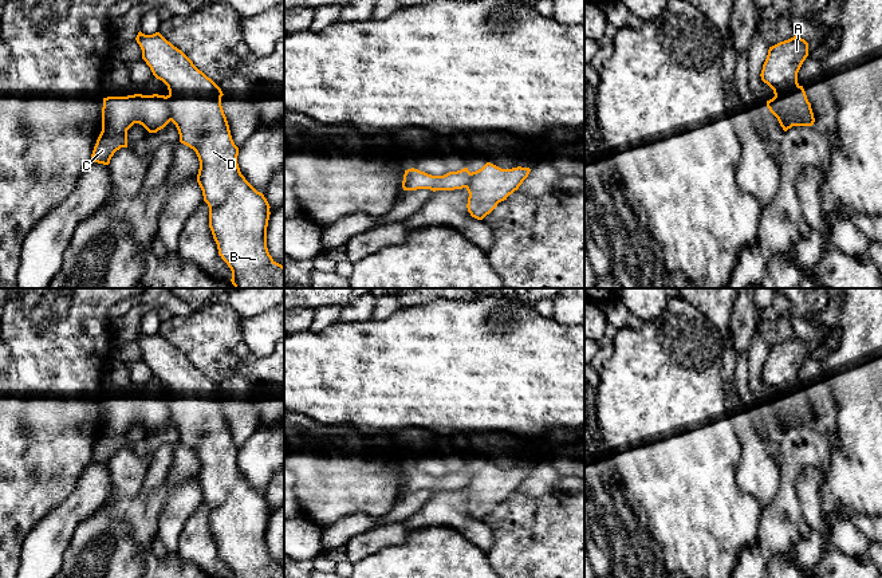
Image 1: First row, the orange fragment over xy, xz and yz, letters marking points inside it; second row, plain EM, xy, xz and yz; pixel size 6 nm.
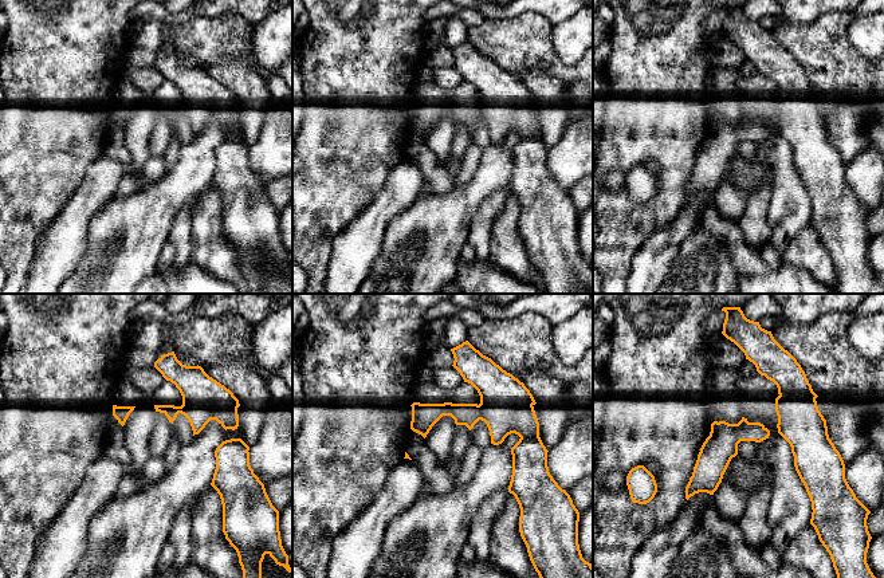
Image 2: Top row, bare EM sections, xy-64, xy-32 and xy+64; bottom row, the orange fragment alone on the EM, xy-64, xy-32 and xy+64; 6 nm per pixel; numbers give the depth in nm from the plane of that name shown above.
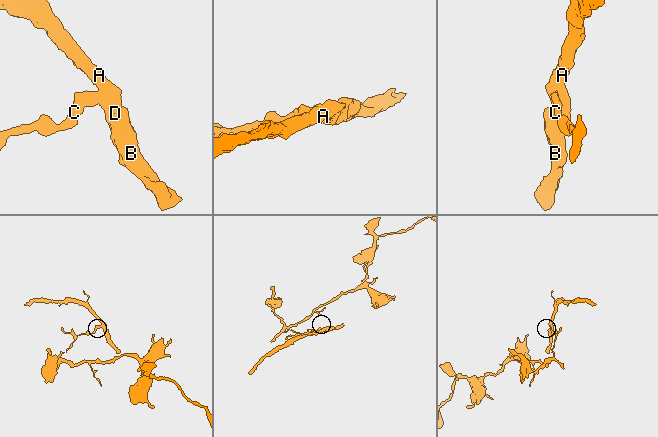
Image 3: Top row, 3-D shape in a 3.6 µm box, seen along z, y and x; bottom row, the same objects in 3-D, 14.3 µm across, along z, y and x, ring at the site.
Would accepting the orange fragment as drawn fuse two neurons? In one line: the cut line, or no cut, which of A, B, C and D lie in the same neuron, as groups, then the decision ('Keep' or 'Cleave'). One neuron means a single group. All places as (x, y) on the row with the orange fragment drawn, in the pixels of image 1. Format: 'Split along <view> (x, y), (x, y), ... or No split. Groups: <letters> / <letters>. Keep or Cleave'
Split along xy (165, 97), (169, 105), (170, 120). Groups: A B D / C. Cleave

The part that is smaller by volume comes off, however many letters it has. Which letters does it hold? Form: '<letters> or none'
A, B, D

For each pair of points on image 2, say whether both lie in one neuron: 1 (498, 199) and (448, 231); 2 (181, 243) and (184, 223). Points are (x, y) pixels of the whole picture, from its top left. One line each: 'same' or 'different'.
1: different
2: same

